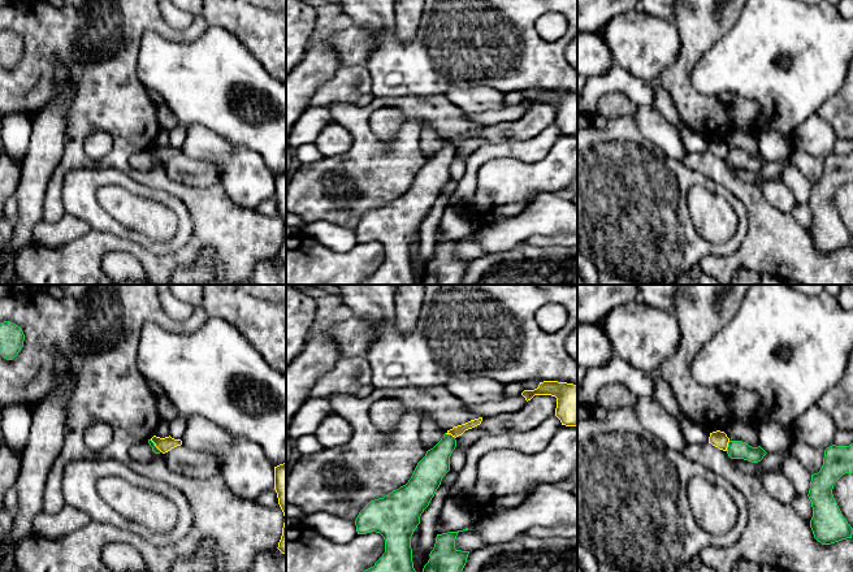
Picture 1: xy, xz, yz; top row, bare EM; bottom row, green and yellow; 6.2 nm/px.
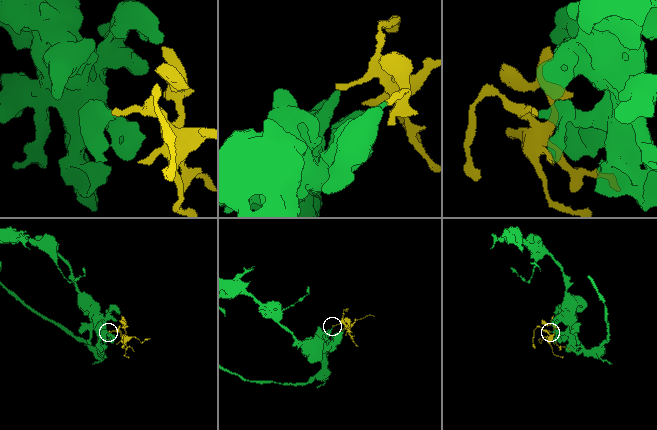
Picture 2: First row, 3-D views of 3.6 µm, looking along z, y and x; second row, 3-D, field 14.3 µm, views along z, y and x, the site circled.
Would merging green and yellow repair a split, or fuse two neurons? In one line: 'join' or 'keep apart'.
keep apart

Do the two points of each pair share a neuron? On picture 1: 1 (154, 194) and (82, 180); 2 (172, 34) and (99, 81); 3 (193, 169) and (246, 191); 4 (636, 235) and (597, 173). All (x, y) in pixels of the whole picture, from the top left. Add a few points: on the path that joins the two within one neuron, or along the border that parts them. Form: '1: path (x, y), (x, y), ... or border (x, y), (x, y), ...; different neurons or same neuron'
1: path (135, 187), (116, 170), (105, 170), (100, 174); same neuron
2: path (151, 26), (143, 26), (128, 42), (117, 60); same neuron
3: border (194, 160), (208, 160), (217, 172), (219, 182); different neurons
4: path (631, 220), (627, 211), (605, 189); same neuron

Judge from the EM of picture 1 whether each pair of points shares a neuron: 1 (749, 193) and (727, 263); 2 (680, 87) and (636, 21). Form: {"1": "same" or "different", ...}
{"1": "same", "2": "different"}

